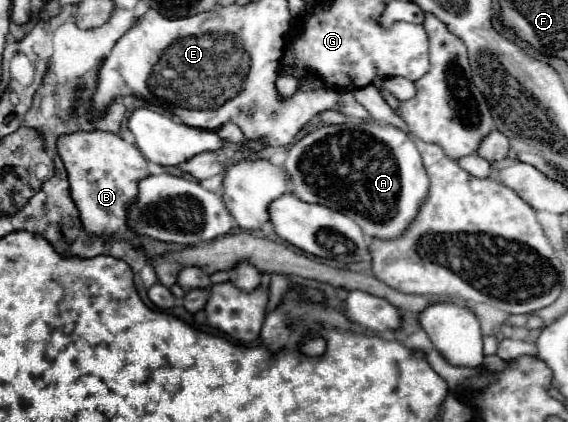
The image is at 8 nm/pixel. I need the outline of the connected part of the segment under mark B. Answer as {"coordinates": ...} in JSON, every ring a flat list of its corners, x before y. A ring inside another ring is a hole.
{"coordinates":[[88,131,88,133,72,133,72,135,62,135,58,139,58,153,66,165,68,179,70,179,70,195,80,211,80,221,82,227,92,233,92,235,114,235,116,231,124,233,128,231,126,227,126,209,132,201,136,201,138,193,138,181,148,177,148,161,142,157,136,145,126,143,122,137,116,133,106,133,106,131]]}

